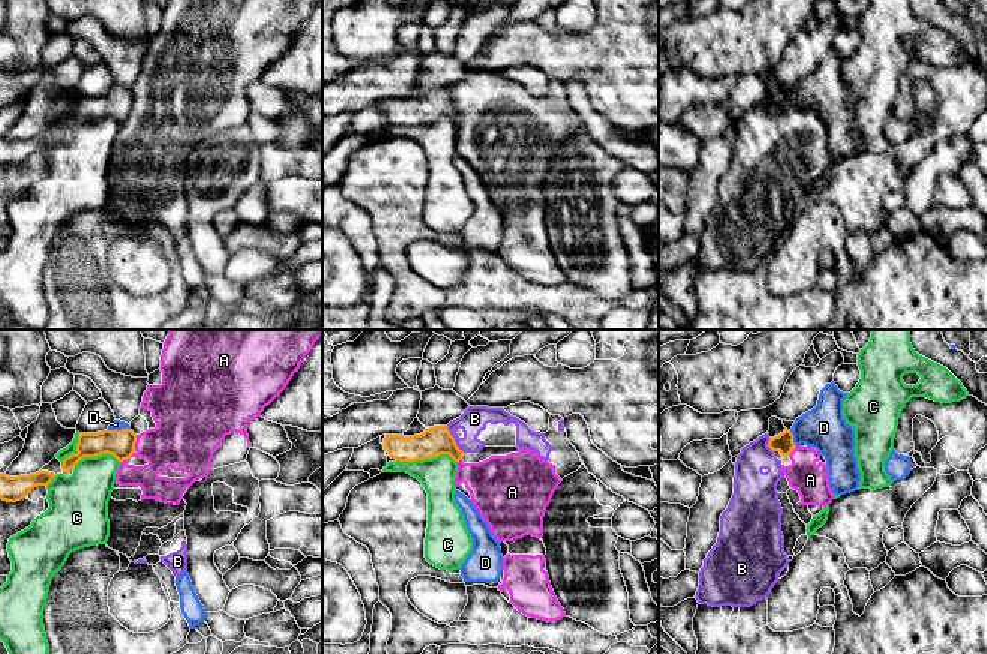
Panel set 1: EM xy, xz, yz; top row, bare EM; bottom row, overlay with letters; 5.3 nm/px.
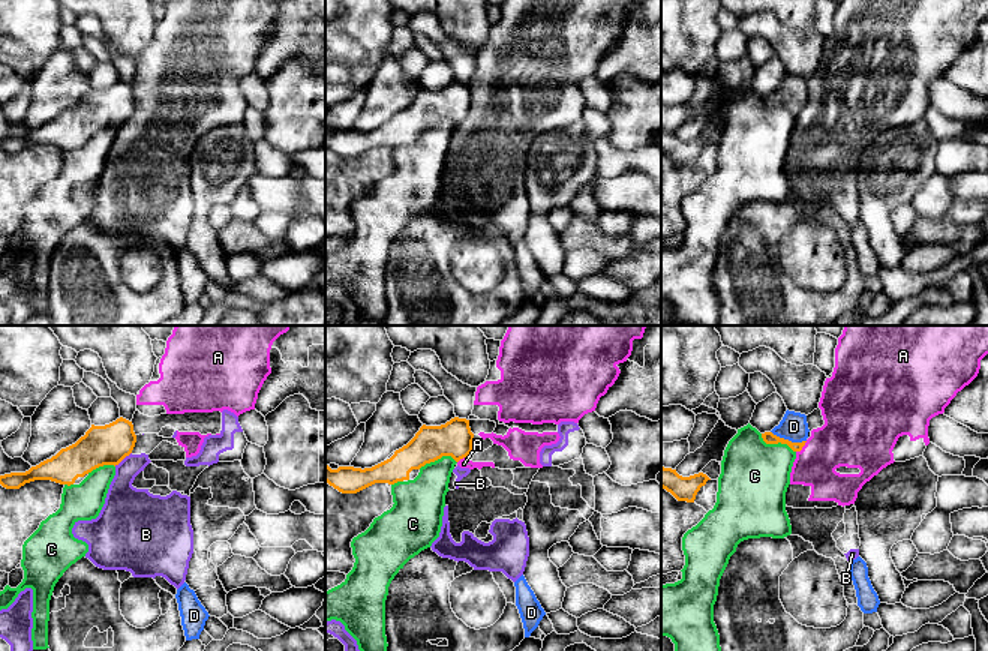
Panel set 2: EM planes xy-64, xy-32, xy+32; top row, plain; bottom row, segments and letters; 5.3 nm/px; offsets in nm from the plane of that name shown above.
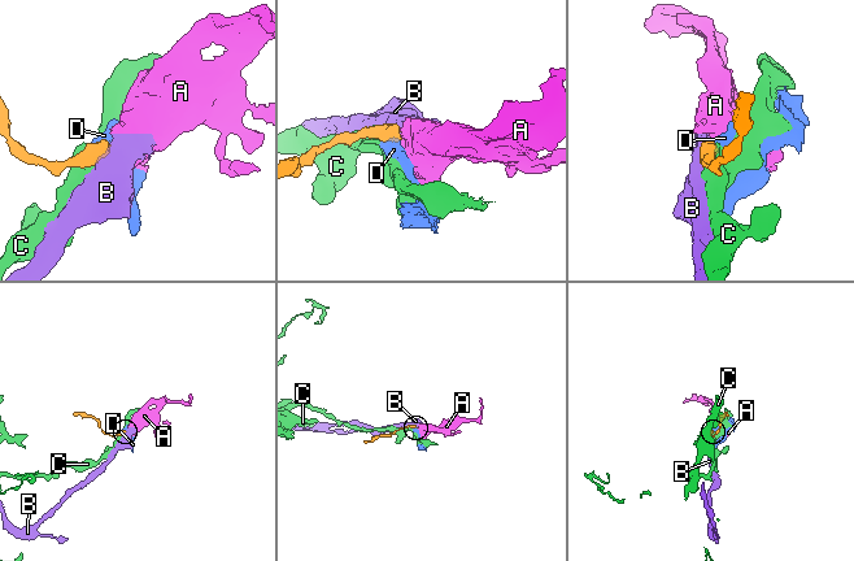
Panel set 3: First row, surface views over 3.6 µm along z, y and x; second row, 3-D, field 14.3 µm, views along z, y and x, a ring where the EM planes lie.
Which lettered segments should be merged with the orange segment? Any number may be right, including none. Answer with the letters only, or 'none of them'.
D

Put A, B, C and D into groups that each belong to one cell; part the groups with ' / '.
A B / C / D

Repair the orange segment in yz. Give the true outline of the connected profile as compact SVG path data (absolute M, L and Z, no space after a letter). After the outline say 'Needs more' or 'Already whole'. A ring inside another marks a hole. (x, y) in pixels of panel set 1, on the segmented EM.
M836 382L826 384L819 394L818 405L798 417L790 430L784 429L778 436L770 438L768 447L783 458L801 444L816 448L825 458L828 466L830 488L834 495L842 496L860 490L861 472L855 456L855 429L843 417L843 400L849 393L838 390Z. Needs more

